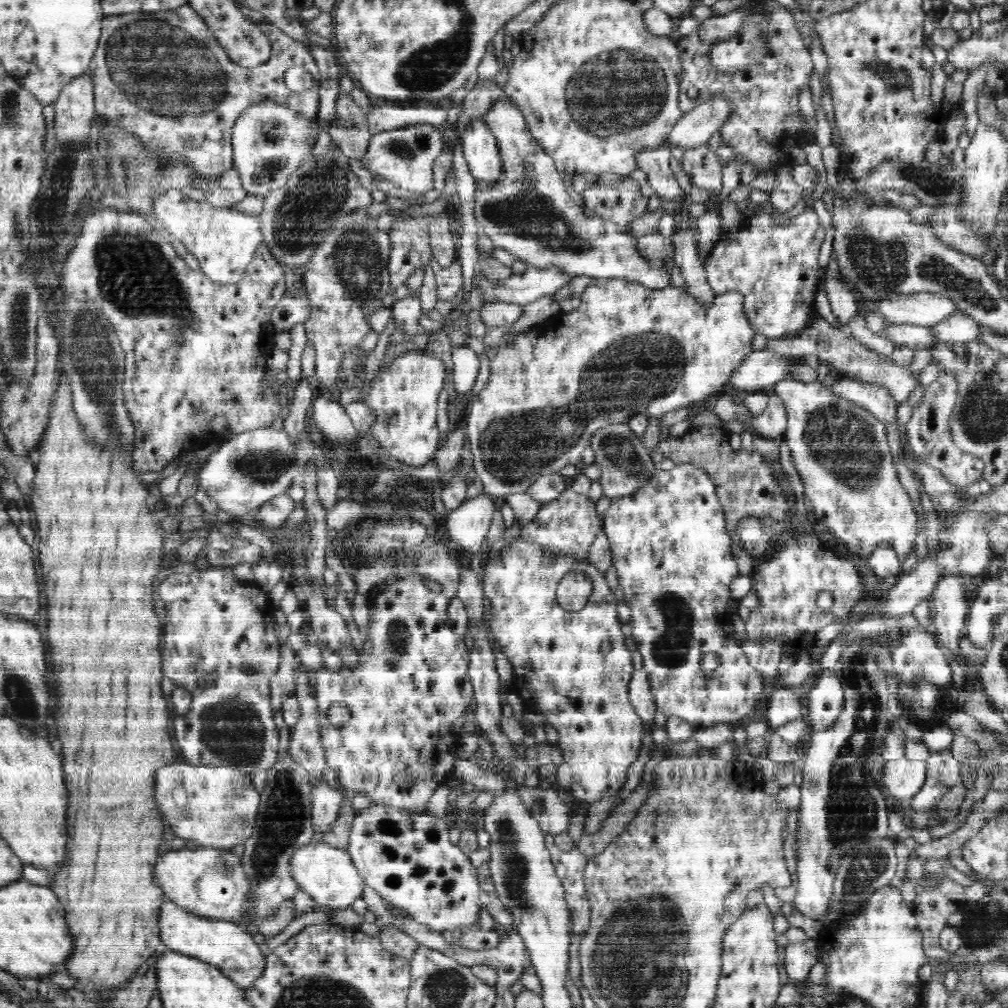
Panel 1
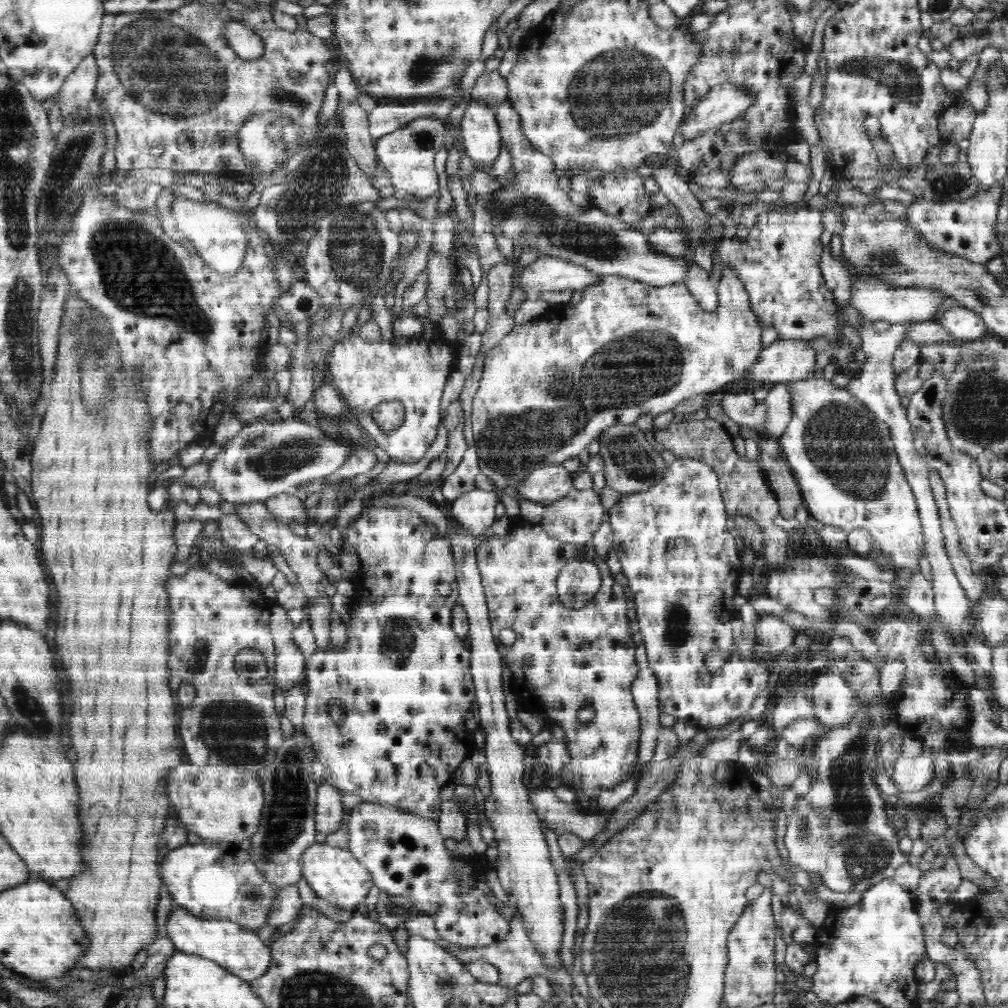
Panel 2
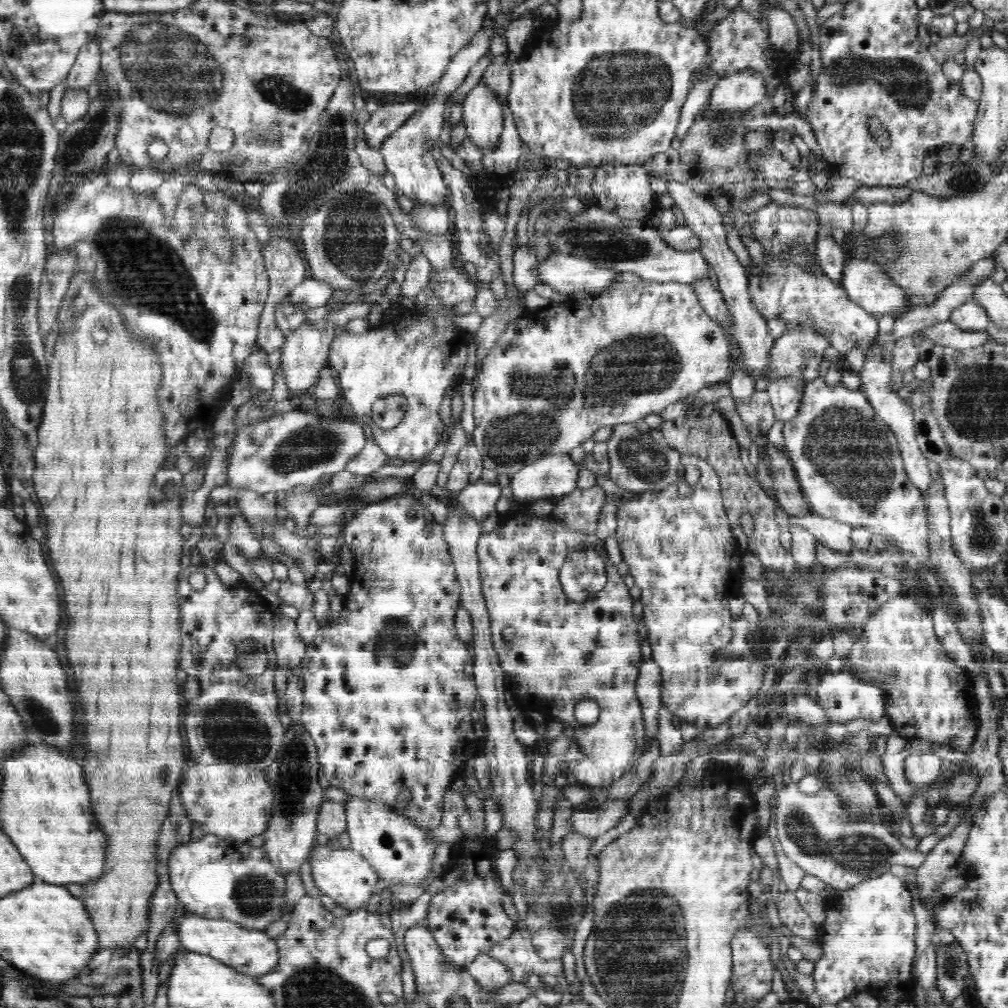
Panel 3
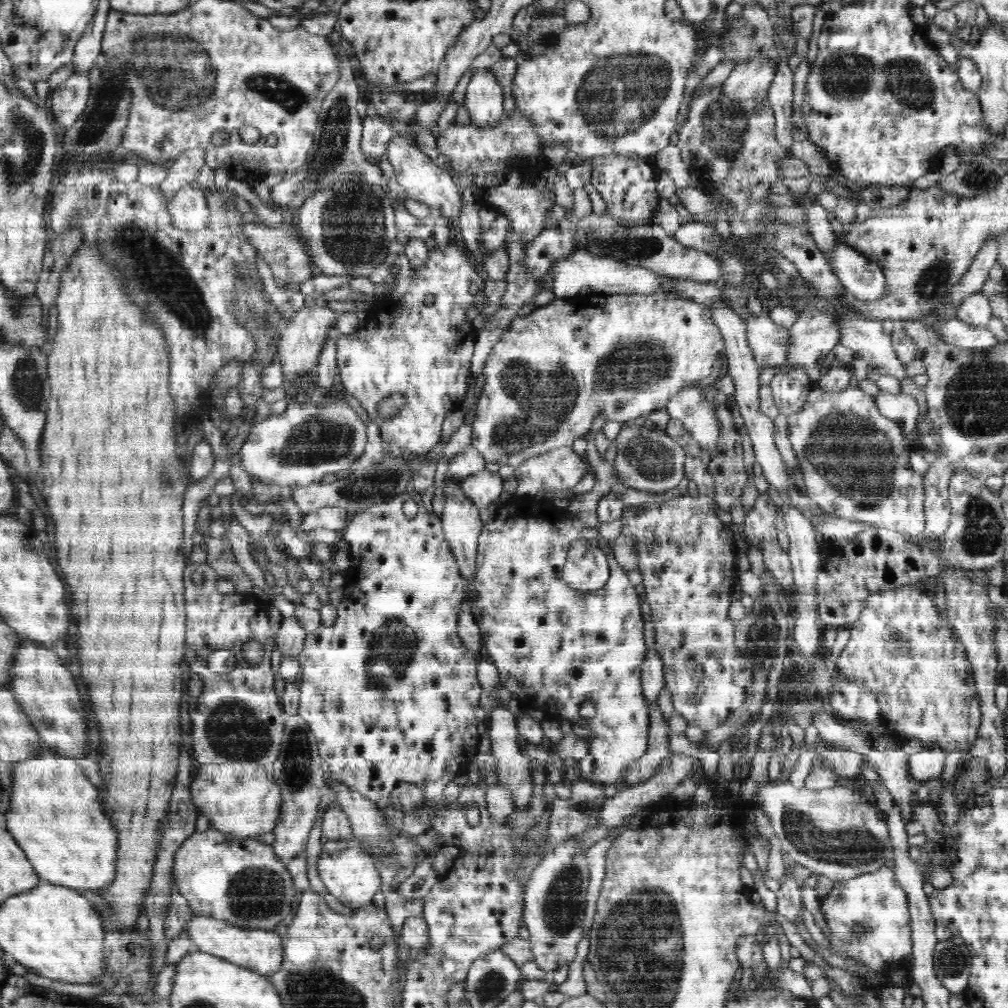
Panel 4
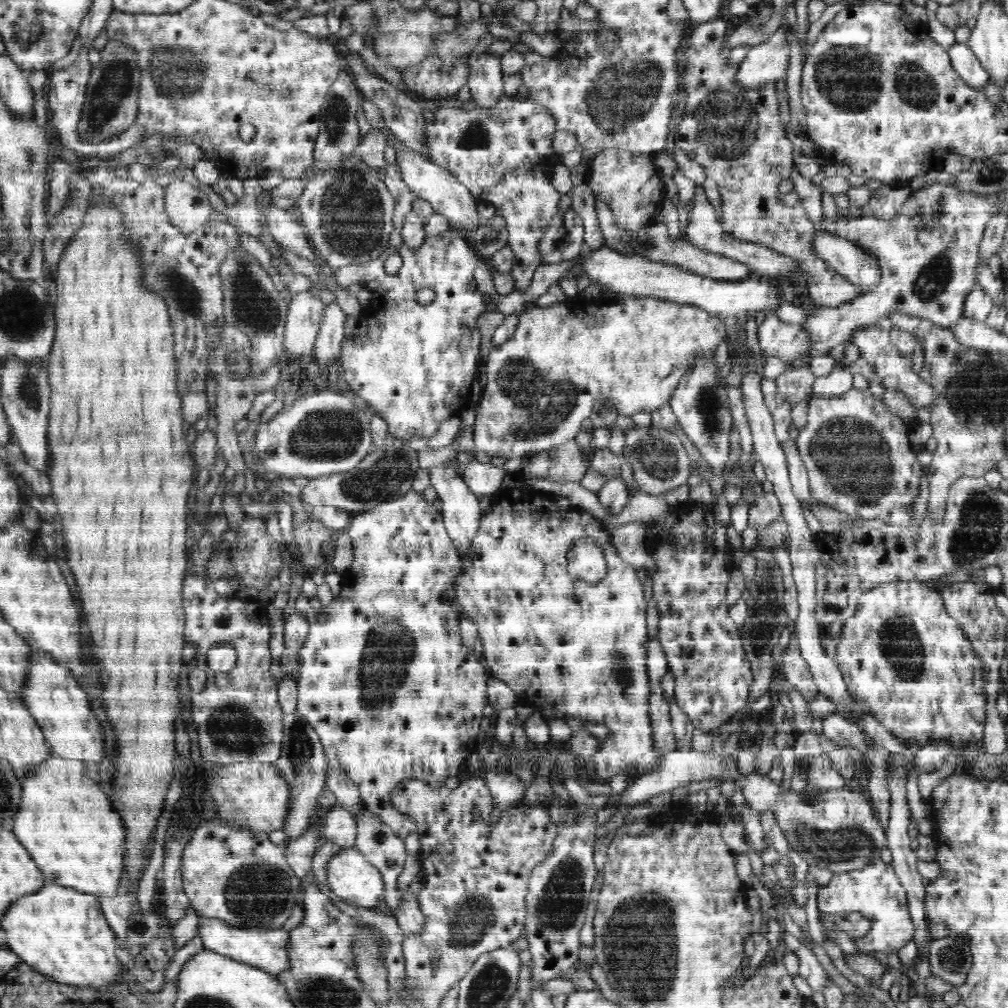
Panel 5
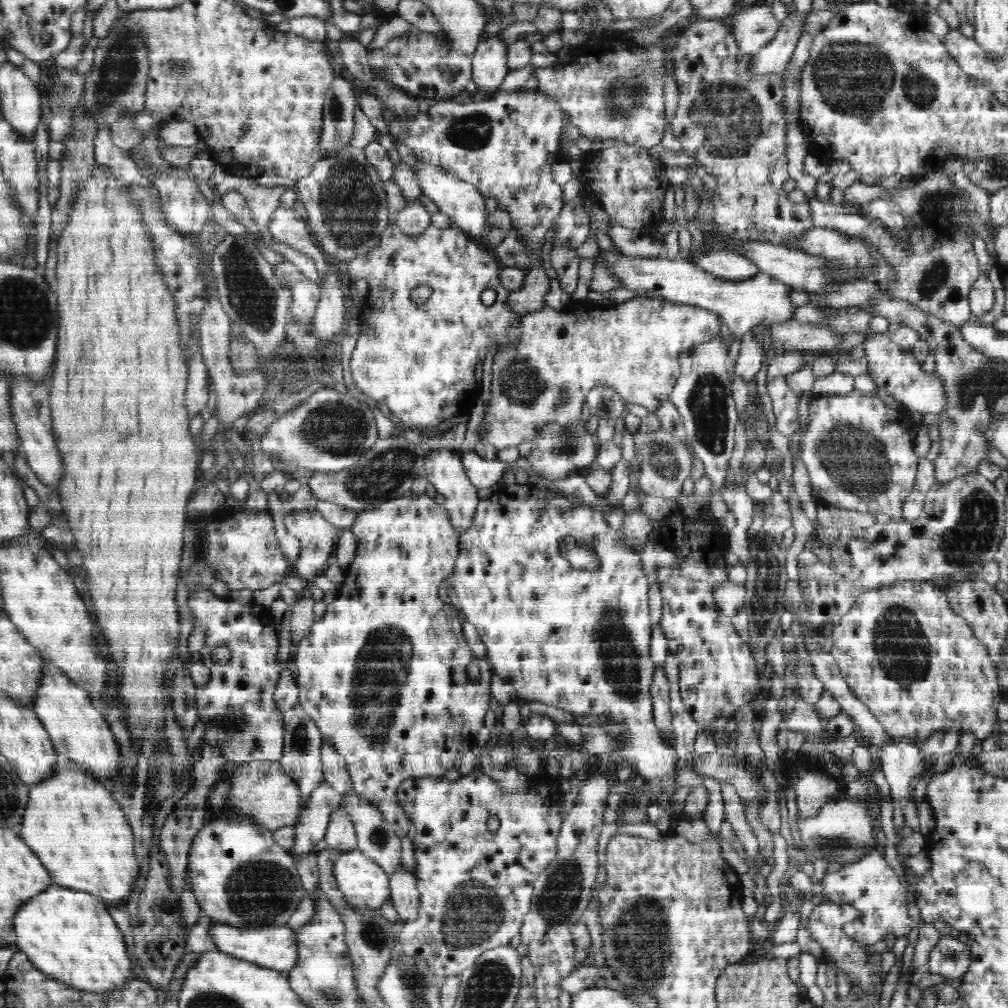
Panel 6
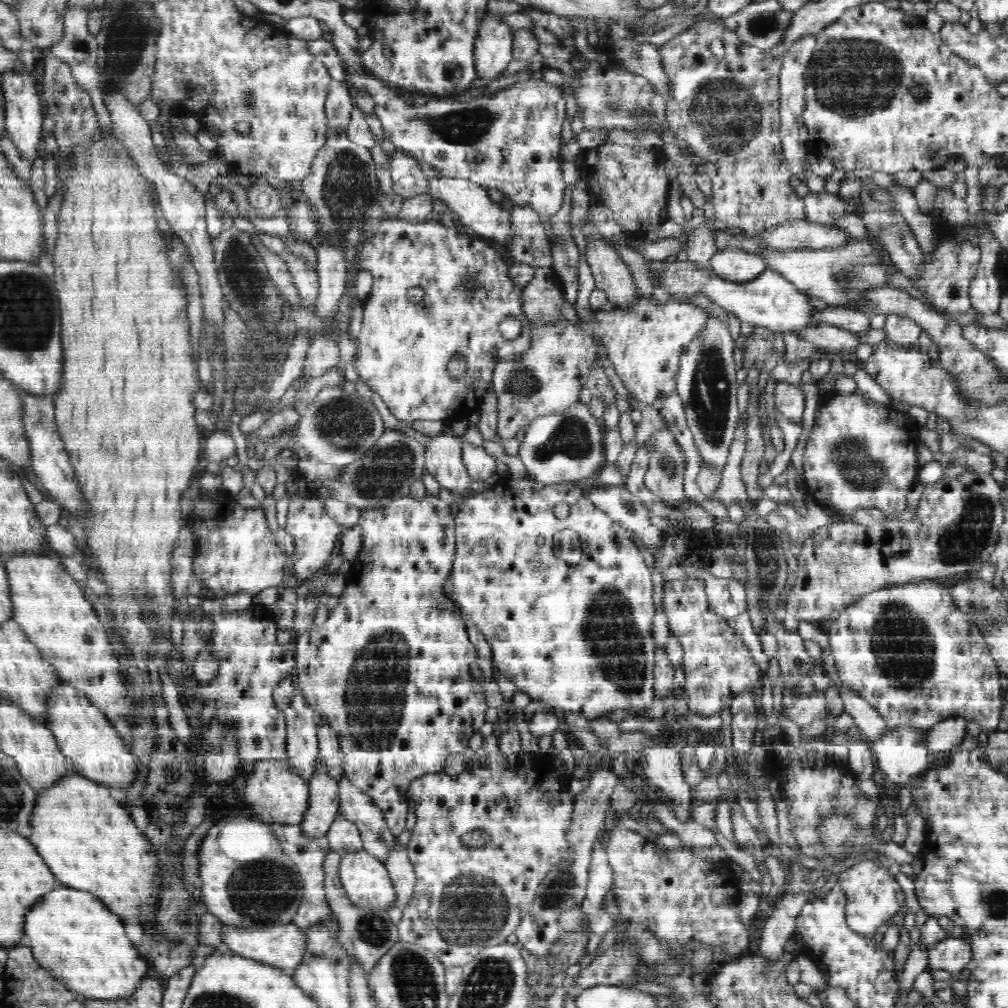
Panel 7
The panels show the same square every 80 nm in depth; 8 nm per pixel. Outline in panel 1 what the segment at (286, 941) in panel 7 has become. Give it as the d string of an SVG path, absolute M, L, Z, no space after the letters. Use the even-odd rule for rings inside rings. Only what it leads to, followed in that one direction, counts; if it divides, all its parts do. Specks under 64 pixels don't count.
M167 901L160 906L159 937L167 951L184 953L194 956L208 964L213 964L244 989L254 984L262 974L266 957L252 939L252 930L243 928L224 919L210 919L189 913L178 904Z

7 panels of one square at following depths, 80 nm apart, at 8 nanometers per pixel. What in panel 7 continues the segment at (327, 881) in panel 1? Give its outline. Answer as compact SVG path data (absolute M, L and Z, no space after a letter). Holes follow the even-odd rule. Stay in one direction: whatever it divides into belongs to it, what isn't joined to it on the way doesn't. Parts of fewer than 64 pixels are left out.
M364 850L341 858L339 879L356 907L371 911L396 905L395 887L386 865Z

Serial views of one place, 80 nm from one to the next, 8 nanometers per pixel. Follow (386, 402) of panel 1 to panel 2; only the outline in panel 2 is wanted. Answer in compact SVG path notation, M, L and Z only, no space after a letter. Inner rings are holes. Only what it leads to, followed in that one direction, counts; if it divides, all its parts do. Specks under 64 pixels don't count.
M423 330L420 338L414 340L414 344L400 346L400 348L394 348L392 342L388 340L366 342L366 339L362 339L359 335L351 334L350 338L342 338L340 342L333 345L332 352L328 356L328 379L338 384L336 388L339 394L357 414L360 425L368 431L378 448L386 450L391 461L414 464L420 462L429 452L437 436L437 430L442 424L440 397L448 376L455 368L456 355L457 346L444 347L444 342L434 342L434 338L428 338L428 330ZM394 400L402 402L406 415L404 422L398 428L385 432L374 424L372 410L382 402L394 402Z

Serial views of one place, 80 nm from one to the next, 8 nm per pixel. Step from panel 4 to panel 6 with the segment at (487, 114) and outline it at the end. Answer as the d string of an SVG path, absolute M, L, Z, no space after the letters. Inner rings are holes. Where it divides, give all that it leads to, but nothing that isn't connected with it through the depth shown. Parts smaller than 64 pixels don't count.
M499 33L479 42L472 64L471 80L475 82L477 90L489 92L493 96L510 71L507 65L507 46L500 40Z

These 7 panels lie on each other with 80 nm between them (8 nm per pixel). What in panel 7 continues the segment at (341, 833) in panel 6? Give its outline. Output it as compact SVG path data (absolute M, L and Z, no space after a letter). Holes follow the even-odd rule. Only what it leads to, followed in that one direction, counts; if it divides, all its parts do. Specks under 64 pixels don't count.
M340 812L336 815L325 836L331 850L342 856L363 850L363 842L358 827Z

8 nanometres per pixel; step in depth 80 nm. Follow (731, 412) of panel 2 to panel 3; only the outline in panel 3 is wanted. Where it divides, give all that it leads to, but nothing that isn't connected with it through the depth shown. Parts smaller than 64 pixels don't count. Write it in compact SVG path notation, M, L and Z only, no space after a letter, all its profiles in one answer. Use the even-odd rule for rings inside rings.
M764 390L754 391L749 403L736 404L736 412L738 412L740 420L742 420L749 430L758 429L763 434L767 434L776 422L769 394Z

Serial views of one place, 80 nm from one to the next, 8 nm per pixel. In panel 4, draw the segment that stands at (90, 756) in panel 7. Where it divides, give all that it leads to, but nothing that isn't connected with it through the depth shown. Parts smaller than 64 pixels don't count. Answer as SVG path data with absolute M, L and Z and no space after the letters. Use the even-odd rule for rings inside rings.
M21 638L21 640L23 641L23 643L20 644L19 651L16 652L16 654L14 654L13 663L9 670L10 686L6 688L8 688L10 691L14 693L14 696L16 697L16 700L19 701L19 705L23 709L24 714L28 717L28 720L31 721L33 727L36 729L36 732L39 733L39 746L42 750L49 750L51 753L58 754L68 758L86 758L84 757L84 754L86 754L86 734L84 734L84 732L86 732L86 728L88 728L88 724L86 724L86 713L84 712L84 716L82 716L82 706L84 706L84 704L82 704L82 696L80 695L80 692L78 692L78 686L76 686L76 682L74 682L74 678L70 673L70 670L68 670L68 668L66 667L66 662L63 662L53 652L53 650L49 650L48 648L45 648L40 644L33 644L30 639Z

